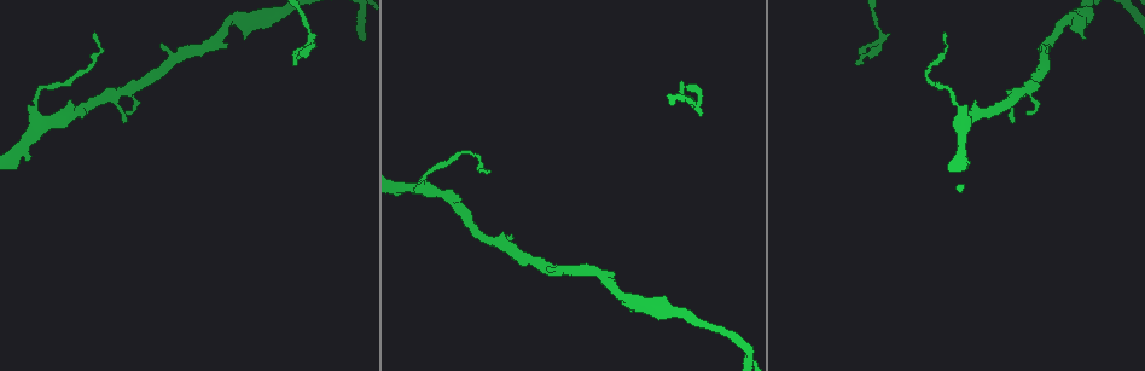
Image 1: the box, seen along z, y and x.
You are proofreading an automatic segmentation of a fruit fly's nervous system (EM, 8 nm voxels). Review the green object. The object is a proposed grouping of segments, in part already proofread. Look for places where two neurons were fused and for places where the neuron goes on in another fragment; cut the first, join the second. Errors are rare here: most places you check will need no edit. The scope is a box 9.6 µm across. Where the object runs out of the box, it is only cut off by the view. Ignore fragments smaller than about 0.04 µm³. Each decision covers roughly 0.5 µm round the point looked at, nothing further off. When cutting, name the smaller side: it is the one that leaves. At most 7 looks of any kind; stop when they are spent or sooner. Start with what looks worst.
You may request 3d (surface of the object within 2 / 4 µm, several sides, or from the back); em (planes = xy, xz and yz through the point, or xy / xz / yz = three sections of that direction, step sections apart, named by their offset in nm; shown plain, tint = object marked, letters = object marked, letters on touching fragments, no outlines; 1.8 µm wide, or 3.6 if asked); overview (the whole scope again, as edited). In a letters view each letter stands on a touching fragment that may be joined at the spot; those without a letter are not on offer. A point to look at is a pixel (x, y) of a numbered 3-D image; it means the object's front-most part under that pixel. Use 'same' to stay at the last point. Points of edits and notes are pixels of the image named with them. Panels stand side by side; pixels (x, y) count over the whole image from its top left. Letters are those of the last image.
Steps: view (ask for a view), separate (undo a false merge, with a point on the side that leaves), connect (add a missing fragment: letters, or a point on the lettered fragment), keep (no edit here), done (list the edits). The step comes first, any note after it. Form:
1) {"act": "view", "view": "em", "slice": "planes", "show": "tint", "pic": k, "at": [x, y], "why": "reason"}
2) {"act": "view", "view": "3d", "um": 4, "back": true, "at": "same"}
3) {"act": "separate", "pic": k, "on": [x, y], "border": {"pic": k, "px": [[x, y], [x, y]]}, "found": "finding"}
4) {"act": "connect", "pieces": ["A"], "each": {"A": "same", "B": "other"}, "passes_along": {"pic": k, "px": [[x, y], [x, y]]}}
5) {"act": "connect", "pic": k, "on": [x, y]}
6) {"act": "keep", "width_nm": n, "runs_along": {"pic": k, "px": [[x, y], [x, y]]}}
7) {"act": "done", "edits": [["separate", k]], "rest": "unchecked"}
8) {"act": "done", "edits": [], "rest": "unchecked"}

{"act": "view", "view": "em", "slice": "planes", "show": "letters", "pic": 1, "at": [945, 31], "why": "branch stops here"}

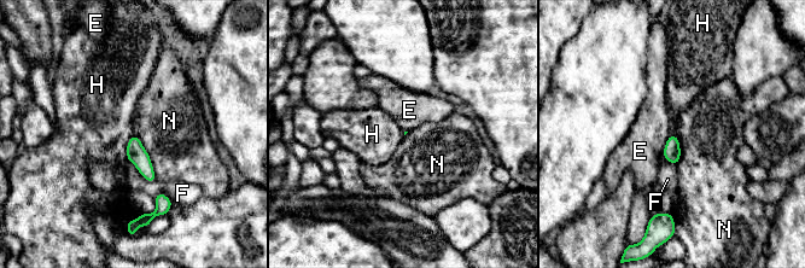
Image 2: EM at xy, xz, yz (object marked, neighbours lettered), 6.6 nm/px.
{"act": "keep", "each": {"E": "other", "F": "other", "H": "other", "N": "other"}, "border": {"pic": 2, "px": [[134, 134], [127, 144], [126, 158]]}, "found": "none of them fits"}

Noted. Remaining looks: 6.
{"act": "view", "view": "em", "slice": "xz", "step": 4, "show": "tint", "pic": 1, "at": [130, 113], "why": "thin end"}

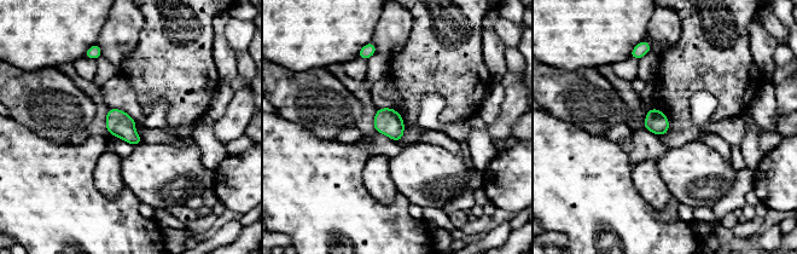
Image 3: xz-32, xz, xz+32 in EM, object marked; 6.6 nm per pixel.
{"act": "view", "view": "em", "slice": "planes", "show": "letters", "at": "same", "why": "another direction"}

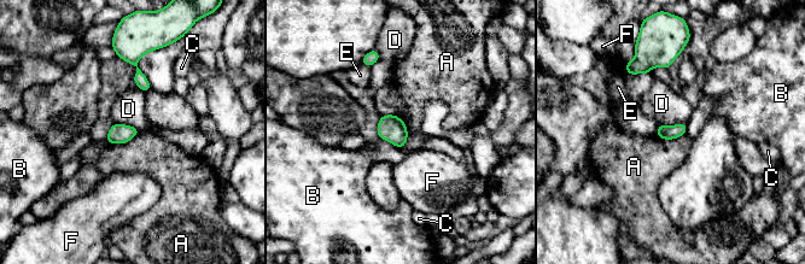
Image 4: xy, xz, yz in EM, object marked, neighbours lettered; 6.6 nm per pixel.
{"act": "keep", "longest_contact_nm": ["A", 220], "each": {"A": "other", "B": "other", "C": "other", "D": "other", "E": "other", "F": "other"}, "found": "none of them fits"}

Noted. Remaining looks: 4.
{"act": "view", "view": "3d", "um": 2, "pic": 1, "at": [965, 120], "why": "abrupt turn"}

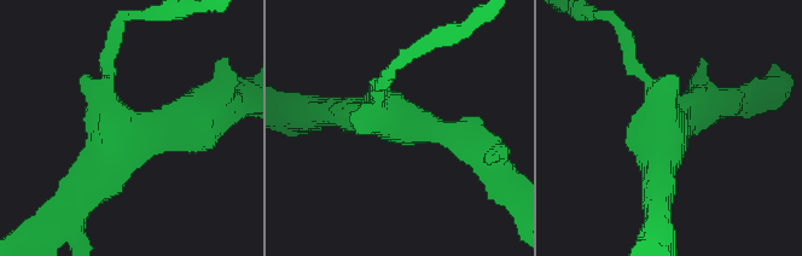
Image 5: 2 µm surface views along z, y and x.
{"act": "view", "view": "em", "slice": "xy", "step": 8, "show": "tint", "pic": 5, "at": [124, 132]}

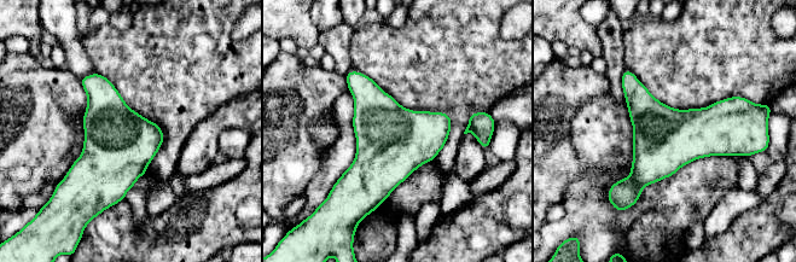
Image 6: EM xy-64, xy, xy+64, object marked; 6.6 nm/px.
{"act": "view", "view": "em", "slice": "planes", "show": "letters", "at": "same", "why": "cut it another way"}

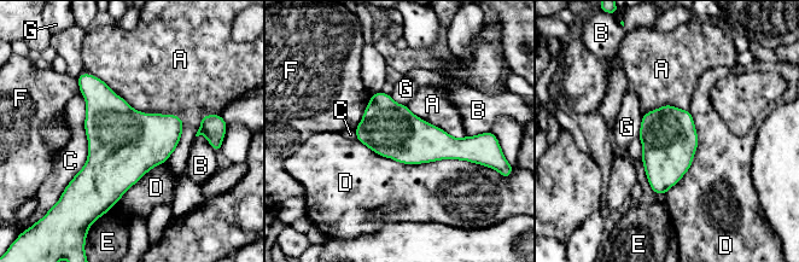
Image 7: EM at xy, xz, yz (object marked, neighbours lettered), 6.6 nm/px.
{"act": "keep", "width_nm": 360, "each": {"A": "other", "B": "other", "C": "other", "D": "other", "E": "other", "F": "other", "G": "other"}, "border": {"pic": 7, "px": [[85, 71], [181, 120], [165, 162]]}, "found": "one neuron here"}

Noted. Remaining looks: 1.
{"act": "done", "edits": [], "rest": "unchecked"}

